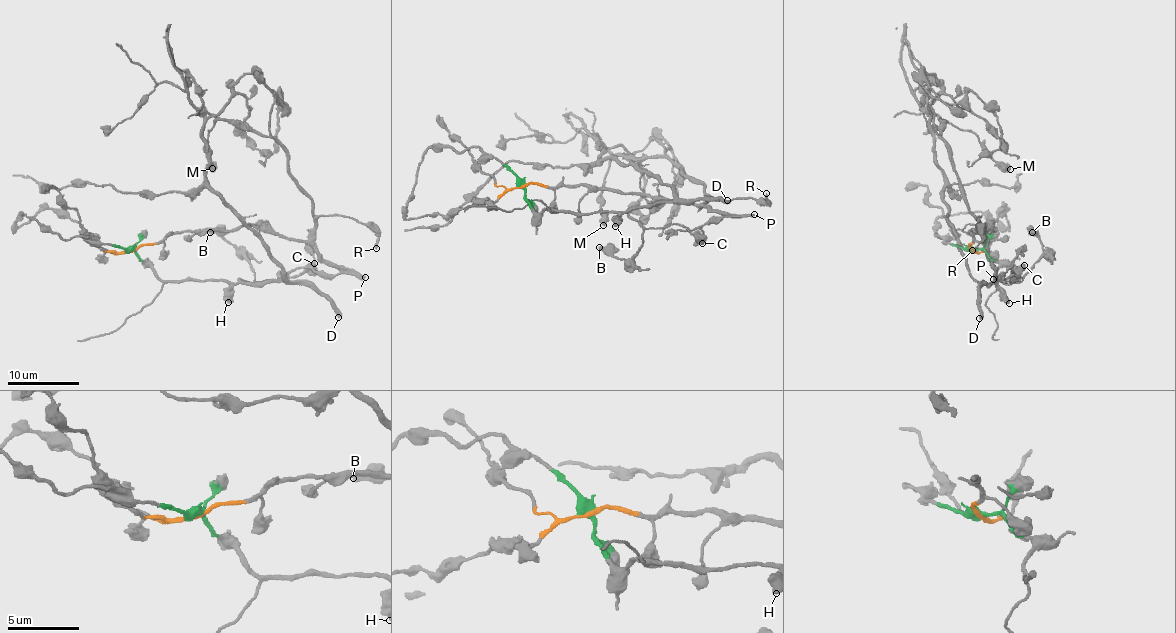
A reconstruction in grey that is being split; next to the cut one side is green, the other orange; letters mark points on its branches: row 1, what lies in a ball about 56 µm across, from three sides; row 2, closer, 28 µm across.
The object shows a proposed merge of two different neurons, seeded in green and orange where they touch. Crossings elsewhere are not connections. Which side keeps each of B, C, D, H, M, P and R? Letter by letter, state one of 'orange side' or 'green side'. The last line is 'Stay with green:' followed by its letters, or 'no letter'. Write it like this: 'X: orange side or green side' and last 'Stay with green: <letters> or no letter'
B: green side
C: green side
D: green side
H: green side
M: orange side
P: orange side
R: orange side
Stay with green: B, C, D, H

